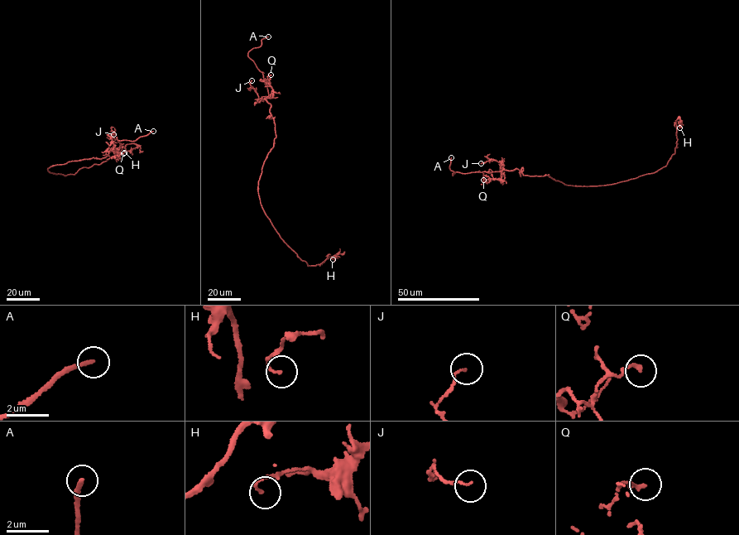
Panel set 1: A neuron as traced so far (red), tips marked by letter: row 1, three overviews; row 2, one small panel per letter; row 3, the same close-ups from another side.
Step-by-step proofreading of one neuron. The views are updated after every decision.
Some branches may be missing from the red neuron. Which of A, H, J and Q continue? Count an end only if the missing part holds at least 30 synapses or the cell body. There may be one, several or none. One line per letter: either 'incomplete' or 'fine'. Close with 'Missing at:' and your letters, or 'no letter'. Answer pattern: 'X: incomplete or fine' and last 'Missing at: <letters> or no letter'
A: incomplete
H: fine
J: fine
Q: fine
Missing at: A

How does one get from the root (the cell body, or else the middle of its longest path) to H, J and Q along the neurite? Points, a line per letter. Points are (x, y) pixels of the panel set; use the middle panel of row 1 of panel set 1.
H: (257, 185), (263, 210), (300, 259), (315, 266), (328, 256), (338, 254), (333, 259)
J: (257, 185), (275, 135), (271, 105), (259, 98), (251, 88), (251, 80)
Q: (257, 185), (275, 137), (271, 105), (266, 99), (273, 93), (267, 78), (271, 74)

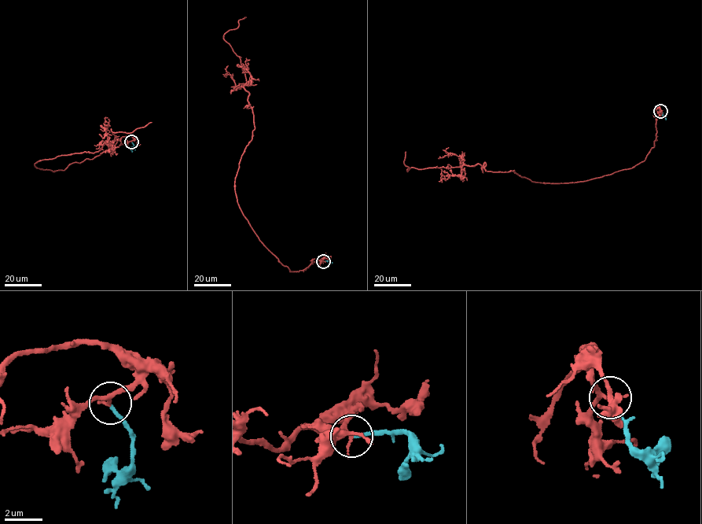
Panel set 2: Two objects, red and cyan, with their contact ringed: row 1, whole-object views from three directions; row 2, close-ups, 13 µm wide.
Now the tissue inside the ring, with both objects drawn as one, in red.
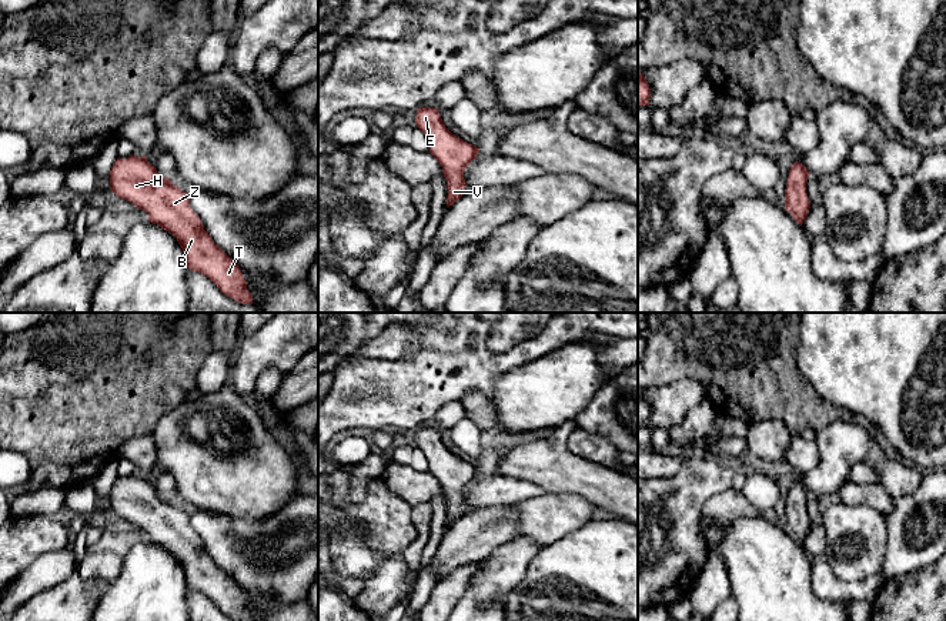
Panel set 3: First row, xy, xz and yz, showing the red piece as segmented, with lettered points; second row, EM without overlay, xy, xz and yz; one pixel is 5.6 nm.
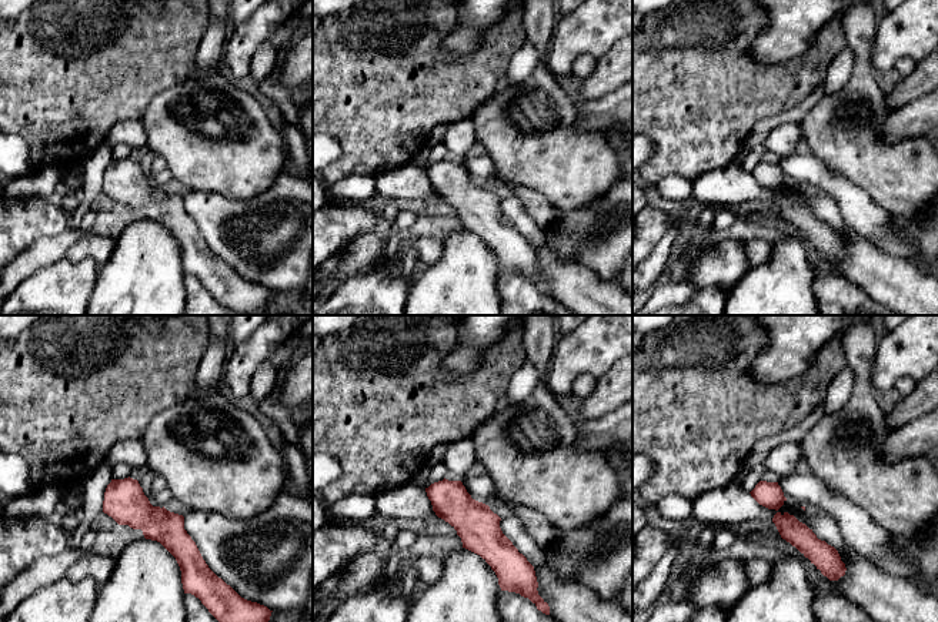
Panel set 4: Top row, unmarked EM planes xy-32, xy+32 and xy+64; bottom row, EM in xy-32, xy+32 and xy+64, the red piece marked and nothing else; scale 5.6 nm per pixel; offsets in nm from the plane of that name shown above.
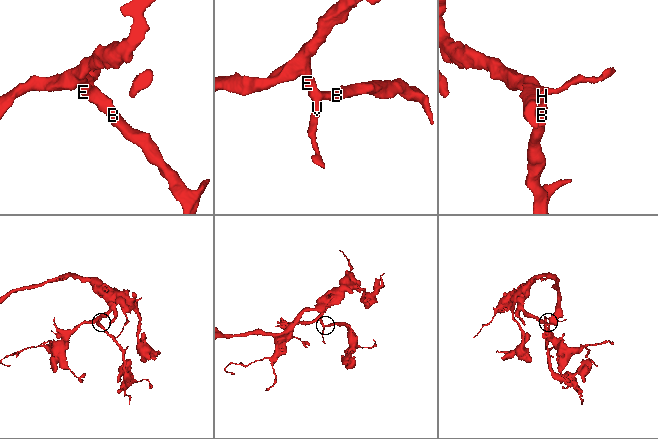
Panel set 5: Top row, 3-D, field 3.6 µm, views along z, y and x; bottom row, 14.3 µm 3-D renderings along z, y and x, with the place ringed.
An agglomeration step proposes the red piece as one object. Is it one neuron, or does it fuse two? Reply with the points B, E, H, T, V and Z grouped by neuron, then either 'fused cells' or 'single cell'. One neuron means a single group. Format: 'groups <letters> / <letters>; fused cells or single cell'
groups B E H T V Z; single cell

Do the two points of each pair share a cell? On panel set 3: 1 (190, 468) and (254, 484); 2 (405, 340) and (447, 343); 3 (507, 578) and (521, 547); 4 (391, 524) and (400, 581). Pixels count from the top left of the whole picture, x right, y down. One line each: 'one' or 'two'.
1: one
2: two
3: one
4: two

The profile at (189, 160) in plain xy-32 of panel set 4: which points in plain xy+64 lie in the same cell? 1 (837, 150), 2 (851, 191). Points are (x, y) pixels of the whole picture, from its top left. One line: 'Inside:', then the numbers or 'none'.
Inside: 1

